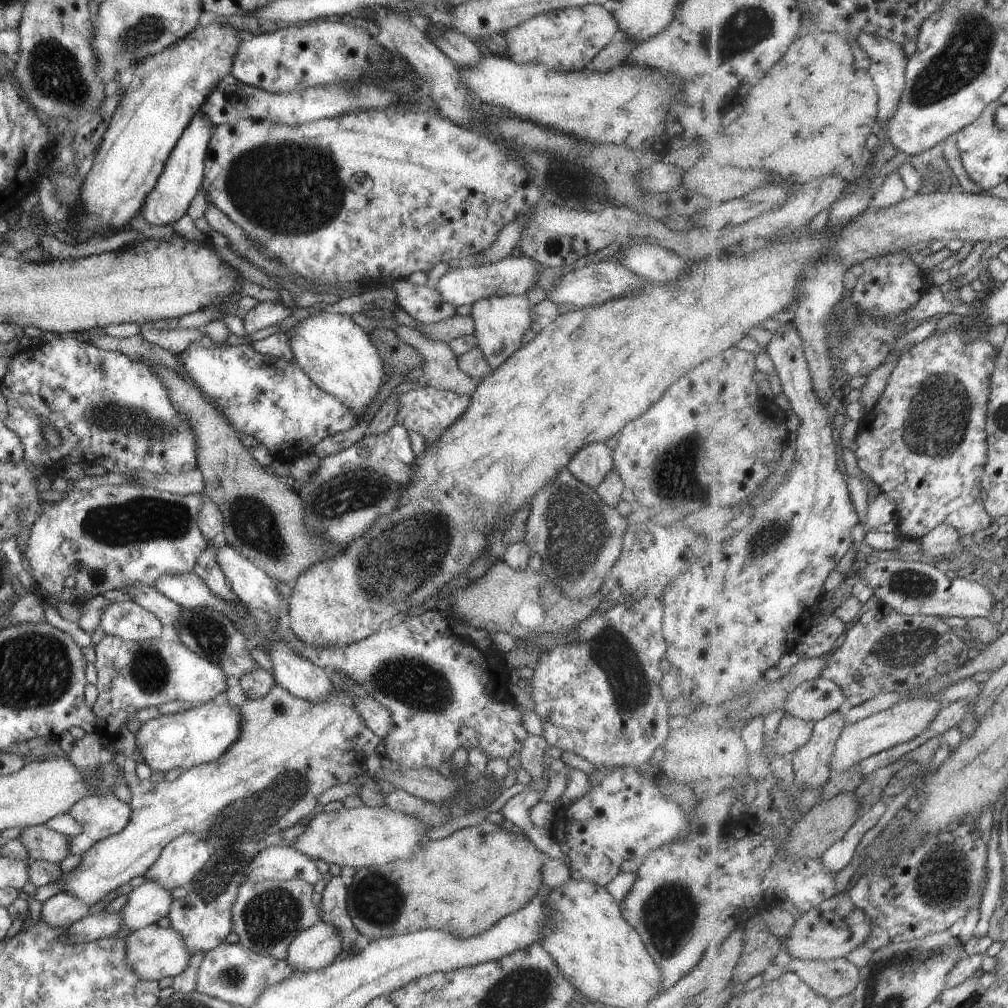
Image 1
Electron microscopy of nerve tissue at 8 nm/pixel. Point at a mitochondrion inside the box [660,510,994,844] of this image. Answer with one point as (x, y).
(899, 649)

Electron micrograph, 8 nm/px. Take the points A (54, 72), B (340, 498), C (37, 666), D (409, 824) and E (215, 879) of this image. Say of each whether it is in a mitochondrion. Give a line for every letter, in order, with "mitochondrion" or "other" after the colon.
A: mitochondrion
B: mitochondrion
C: mitochondrion
D: other
E: mitochondrion

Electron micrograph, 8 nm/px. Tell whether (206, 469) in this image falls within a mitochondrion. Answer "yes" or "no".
no

